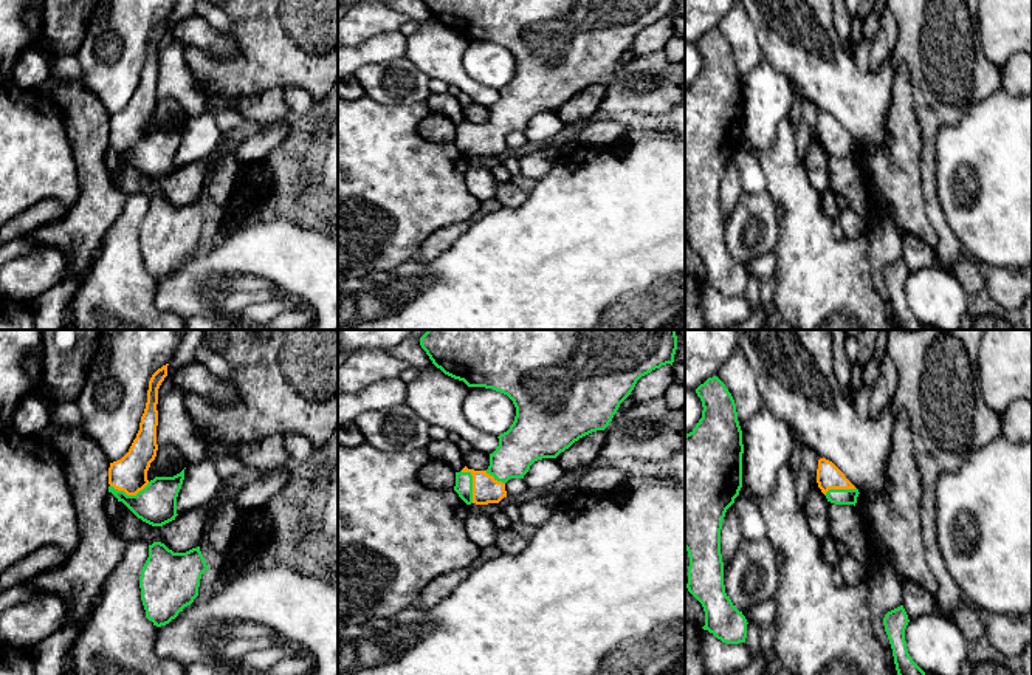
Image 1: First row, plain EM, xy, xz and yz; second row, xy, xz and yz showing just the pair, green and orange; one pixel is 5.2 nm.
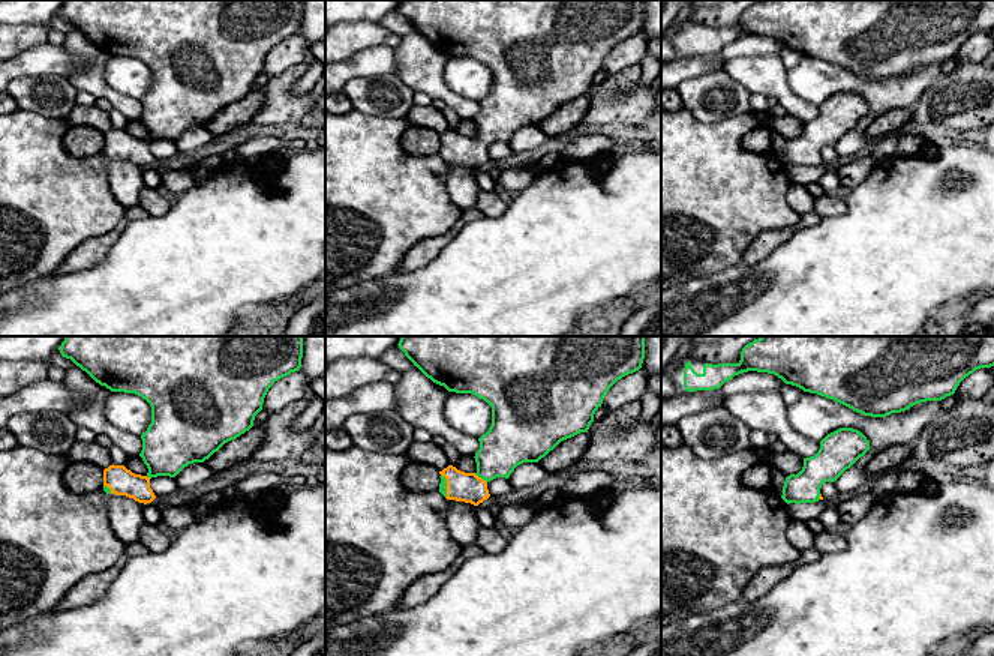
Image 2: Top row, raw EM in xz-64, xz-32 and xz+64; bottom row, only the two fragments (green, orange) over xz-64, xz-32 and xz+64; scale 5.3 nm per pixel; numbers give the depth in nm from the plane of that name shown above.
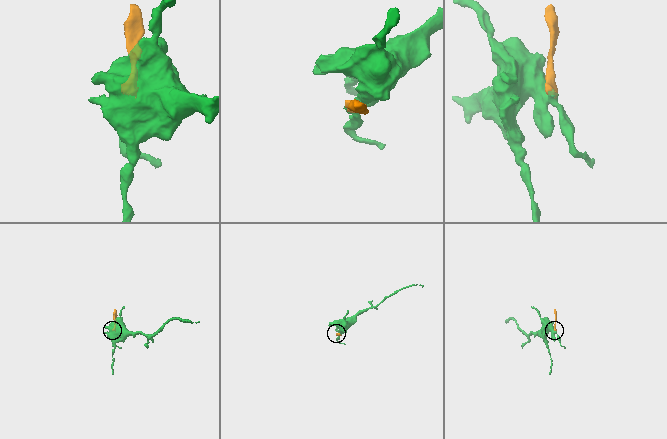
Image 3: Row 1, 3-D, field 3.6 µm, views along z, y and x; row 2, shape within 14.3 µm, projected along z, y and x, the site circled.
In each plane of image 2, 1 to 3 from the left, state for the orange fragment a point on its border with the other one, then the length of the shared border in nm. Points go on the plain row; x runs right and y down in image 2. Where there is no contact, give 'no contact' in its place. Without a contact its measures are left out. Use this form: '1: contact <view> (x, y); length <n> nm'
1: contact xz-64 (149, 140); length 30 nm
2: contact xz-32 (480, 140); length 90 nm
3: contact xz+64 (819, 159); length 30 nm

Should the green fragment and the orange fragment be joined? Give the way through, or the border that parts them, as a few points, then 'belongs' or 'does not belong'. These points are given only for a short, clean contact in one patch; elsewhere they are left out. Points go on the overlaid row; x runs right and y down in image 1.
across xy (157, 503), (140, 496), (129, 496), (129, 474) | belongs

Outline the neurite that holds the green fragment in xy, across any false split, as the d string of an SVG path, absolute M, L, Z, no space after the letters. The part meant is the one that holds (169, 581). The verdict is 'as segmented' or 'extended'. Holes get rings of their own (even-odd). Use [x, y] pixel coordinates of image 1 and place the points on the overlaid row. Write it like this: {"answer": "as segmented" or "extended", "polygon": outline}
{"answer": "as segmented", "polygon": "M161 542L149 545L139 588L146 618L161 627L198 596L201 574L209 570L200 547L174 553Z"}

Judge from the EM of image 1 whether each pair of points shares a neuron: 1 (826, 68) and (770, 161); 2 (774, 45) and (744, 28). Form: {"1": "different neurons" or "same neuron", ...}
{"1": "different neurons", "2": "different neurons"}

